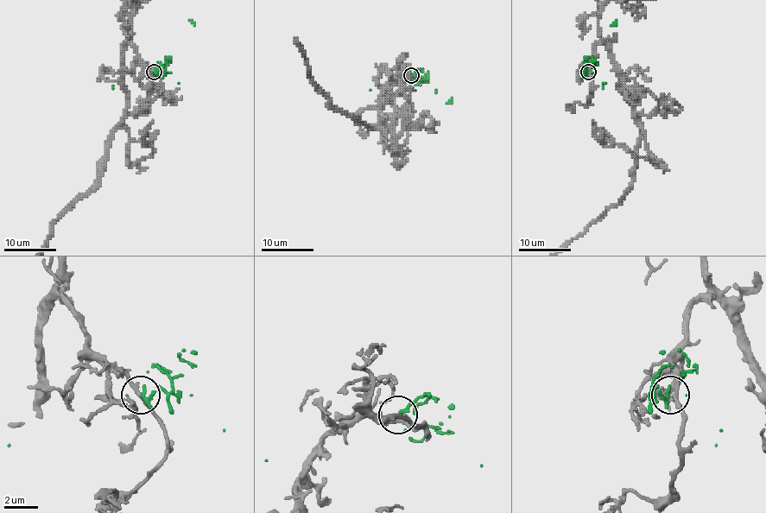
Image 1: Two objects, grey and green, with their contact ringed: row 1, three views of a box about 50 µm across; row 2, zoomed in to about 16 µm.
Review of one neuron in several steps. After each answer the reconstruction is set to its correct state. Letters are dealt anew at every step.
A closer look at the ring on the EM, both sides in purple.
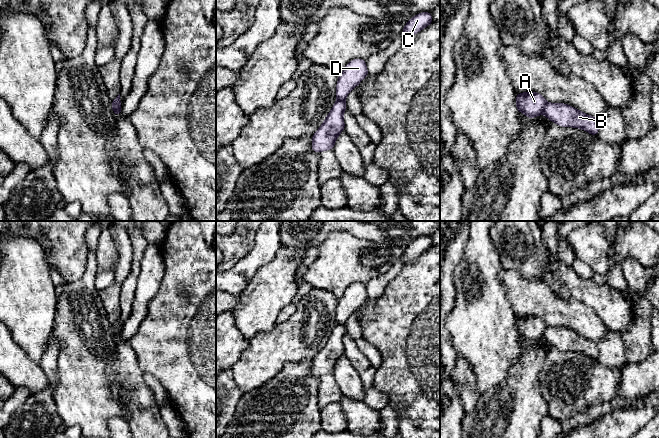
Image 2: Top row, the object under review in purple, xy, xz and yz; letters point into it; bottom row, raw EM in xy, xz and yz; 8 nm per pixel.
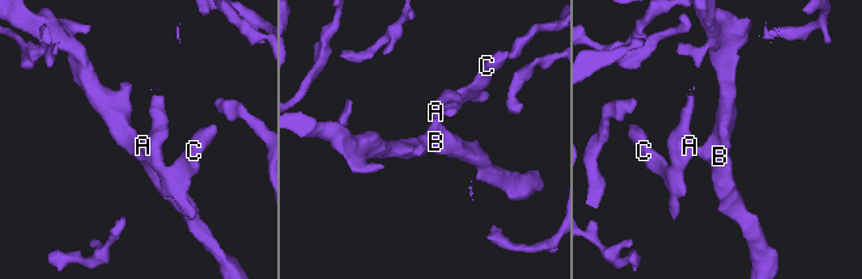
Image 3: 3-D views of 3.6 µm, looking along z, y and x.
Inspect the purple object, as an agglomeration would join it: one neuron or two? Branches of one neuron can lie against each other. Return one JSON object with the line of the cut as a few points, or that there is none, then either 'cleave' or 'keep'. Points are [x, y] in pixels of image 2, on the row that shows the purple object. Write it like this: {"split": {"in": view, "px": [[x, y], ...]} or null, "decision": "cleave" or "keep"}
{"split": {"in": "yz", "px": [[547, 103], [542, 112]]}, "decision": "cleave"}

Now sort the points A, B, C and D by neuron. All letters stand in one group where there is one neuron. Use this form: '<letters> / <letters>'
A C D / B

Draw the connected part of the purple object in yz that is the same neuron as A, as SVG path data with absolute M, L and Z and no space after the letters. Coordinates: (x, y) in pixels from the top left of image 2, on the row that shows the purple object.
M527 91L517 93L516 96L517 112L522 112L528 118L535 118L542 114L546 104L546 99L537 92Z

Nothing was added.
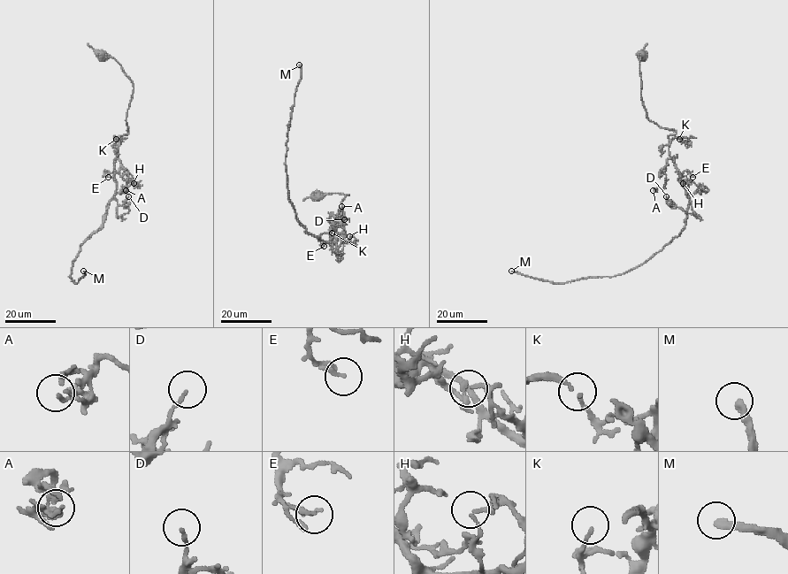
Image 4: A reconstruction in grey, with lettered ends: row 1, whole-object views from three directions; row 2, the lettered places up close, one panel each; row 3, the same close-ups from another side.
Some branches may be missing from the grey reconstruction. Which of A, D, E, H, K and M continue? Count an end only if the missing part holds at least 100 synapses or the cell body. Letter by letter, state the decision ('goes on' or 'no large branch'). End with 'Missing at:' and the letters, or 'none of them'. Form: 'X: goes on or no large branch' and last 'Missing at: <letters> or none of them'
A: no large branch
D: no large branch
E: no large branch
H: no large branch
K: no large branch
M: goes on
Missing at: M

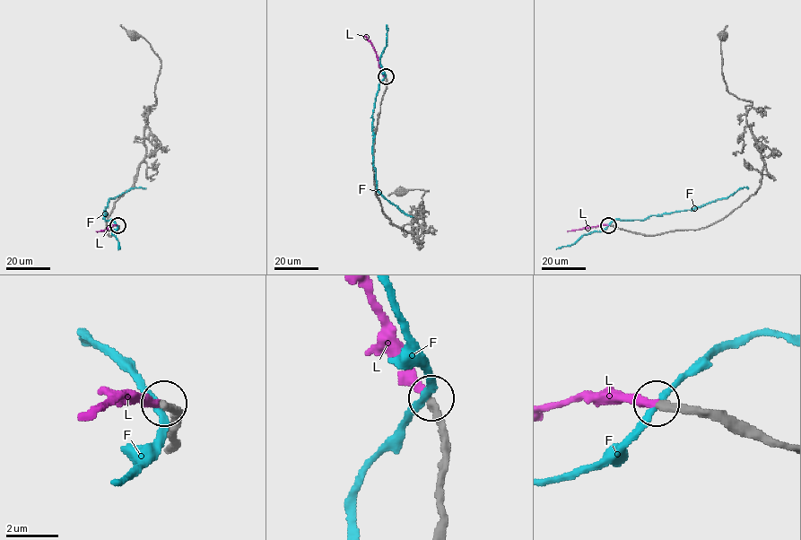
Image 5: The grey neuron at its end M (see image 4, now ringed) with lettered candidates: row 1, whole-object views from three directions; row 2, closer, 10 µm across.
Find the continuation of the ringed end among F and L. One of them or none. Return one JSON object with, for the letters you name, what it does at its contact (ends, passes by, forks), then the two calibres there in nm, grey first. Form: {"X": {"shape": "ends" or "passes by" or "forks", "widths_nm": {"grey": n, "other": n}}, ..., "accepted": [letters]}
{"L": {"shape": "ends", "widths_nm": {"grey": 300, "other": 320}}, "accepted": ["L"]}

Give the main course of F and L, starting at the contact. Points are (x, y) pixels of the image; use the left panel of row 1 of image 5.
F: (117, 225), (111, 220), (105, 220), (104, 210), (108, 200), (134, 188), (145, 188)
L: (117, 225), (97, 231)

